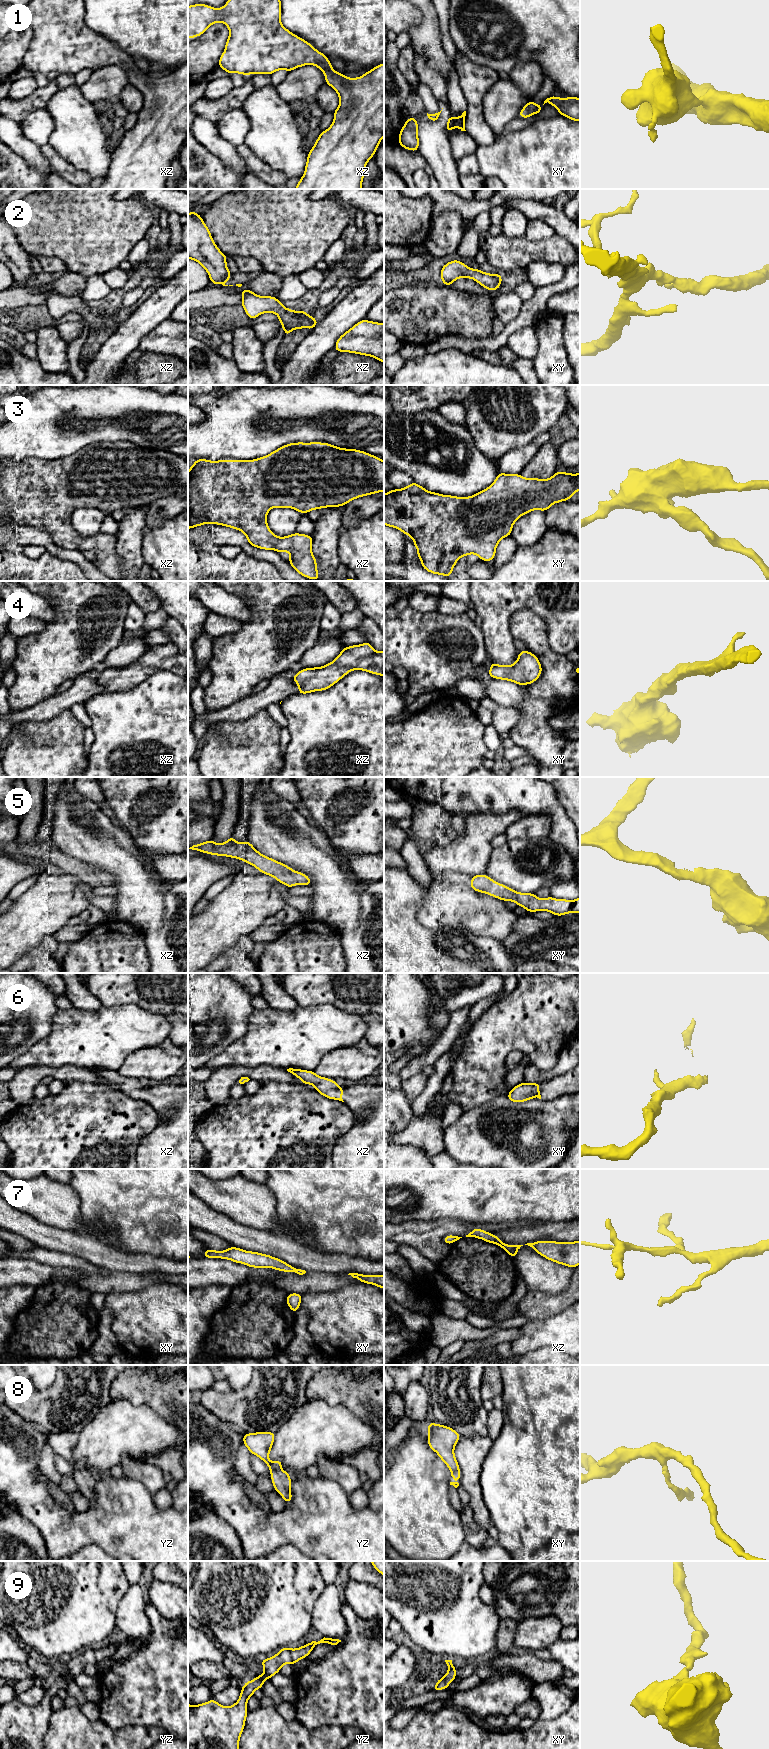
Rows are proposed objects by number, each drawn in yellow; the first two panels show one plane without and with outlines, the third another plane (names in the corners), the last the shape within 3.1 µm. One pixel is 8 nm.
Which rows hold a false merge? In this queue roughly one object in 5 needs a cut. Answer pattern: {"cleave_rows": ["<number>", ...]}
{"cleave_rows": ["8"]}

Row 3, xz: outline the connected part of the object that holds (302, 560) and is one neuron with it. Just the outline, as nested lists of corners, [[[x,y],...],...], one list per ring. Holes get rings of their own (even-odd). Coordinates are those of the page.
[[[297,442],[279,447],[266,456],[253,460],[196,459],[188,471],[188,529],[204,524],[217,524],[243,532],[252,547],[276,552],[289,552],[288,563],[300,575],[319,580],[317,561],[312,553],[313,537],[294,533],[276,536],[268,527],[267,514],[272,508],[292,508],[302,514],[327,507],[342,507],[358,497],[384,492],[384,460],[357,449],[339,448],[322,442]]]

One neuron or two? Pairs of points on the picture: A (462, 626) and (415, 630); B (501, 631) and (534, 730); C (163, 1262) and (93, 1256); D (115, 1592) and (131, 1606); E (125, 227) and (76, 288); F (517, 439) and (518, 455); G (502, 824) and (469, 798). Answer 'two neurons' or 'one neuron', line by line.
A: one neuron
B: two neurons
C: one neuron
D: two neurons
E: two neurons
F: two neurons
G: two neurons

